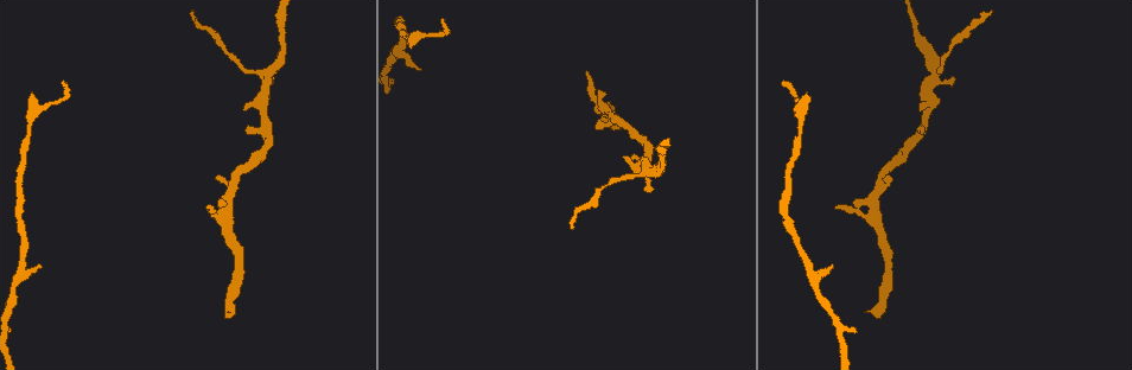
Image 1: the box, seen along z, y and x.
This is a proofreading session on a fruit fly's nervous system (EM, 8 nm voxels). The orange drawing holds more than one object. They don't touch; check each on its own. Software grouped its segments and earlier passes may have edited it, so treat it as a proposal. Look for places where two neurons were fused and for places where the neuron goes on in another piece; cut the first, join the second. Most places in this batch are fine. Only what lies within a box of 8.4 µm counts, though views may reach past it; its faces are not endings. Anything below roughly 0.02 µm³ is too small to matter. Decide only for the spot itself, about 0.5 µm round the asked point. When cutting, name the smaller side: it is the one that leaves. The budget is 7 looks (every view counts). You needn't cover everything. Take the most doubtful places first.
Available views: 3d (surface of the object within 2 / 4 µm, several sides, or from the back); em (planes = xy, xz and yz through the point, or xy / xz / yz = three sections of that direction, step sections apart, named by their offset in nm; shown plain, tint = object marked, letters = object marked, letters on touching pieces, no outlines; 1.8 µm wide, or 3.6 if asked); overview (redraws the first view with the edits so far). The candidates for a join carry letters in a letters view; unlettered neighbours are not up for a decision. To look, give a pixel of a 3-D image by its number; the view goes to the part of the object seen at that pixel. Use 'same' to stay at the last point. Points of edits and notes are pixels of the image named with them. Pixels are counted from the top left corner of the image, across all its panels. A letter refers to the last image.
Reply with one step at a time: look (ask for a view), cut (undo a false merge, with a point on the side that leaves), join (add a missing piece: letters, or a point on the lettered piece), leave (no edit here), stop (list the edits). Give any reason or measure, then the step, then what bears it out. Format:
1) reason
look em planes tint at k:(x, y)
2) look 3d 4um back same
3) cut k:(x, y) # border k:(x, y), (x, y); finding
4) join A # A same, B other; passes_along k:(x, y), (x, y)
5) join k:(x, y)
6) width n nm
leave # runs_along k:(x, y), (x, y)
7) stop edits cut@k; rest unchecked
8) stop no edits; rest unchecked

branch stops here
look em planes plain at 1:(608, 101)

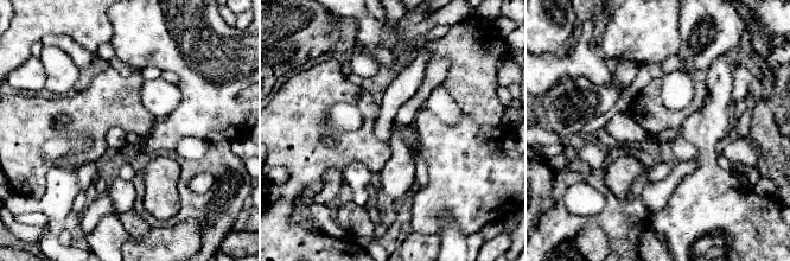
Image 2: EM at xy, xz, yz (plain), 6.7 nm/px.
with the object marked
look em planes tint same

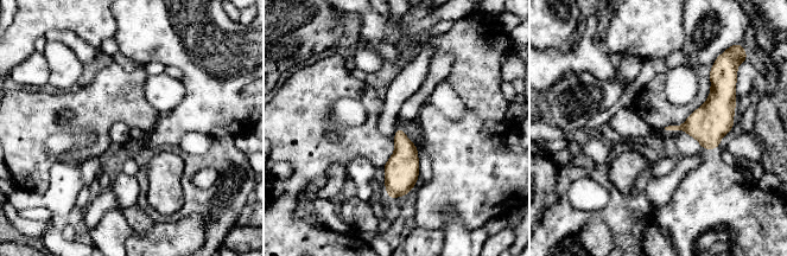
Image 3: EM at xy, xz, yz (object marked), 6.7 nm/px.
what lies round it
look em planes letters same

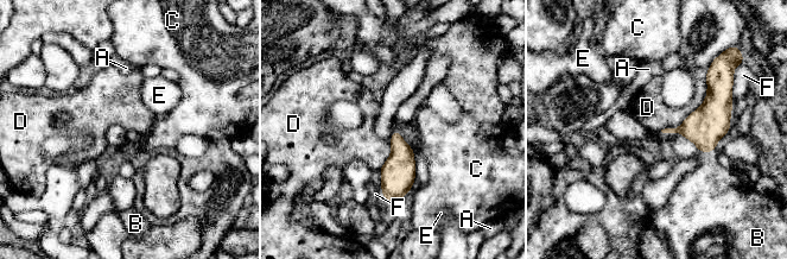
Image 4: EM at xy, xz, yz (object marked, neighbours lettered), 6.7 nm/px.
join B # A other, B same, C other, D other, E other, F other; the neuron continues

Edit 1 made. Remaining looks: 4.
branch stops here
look 3d 2um at 1:(950, 79)

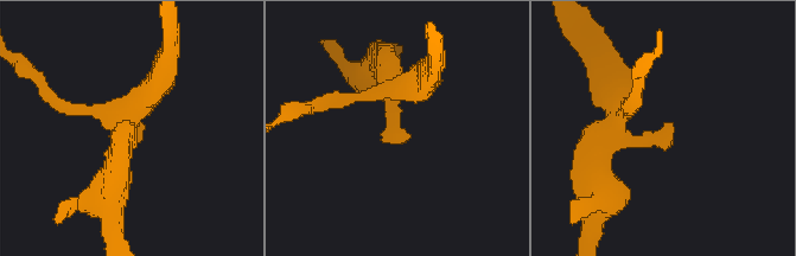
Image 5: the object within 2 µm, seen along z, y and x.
arms 3; now the EM
look em planes letters at 5:(145, 125)

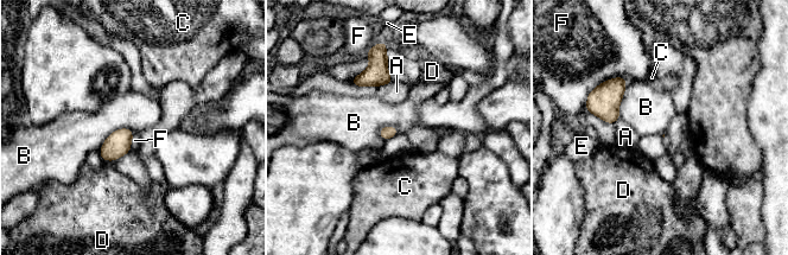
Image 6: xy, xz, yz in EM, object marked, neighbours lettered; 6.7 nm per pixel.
leave # A other, B other, C other, D other, E other, F other; border 6:(133, 132), (115, 129), (99, 151); none of them fits

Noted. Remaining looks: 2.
stop edits join@4; rest unchecked

